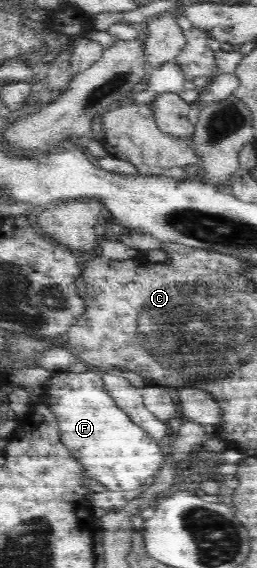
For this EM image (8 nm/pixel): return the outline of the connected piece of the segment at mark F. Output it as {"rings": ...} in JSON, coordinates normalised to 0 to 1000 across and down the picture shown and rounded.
{"rings":[[[393,653],[214,655],[191,667],[167,702],[187,702],[195,720],[222,734],[233,754],[230,773],[276,794],[280,805],[323,824],[339,840],[385,847],[432,864],[510,864],[560,859],[564,847],[591,847],[638,813],[638,801],[611,778],[549,752],[533,750],[502,731],[486,729],[409,687]]]}

